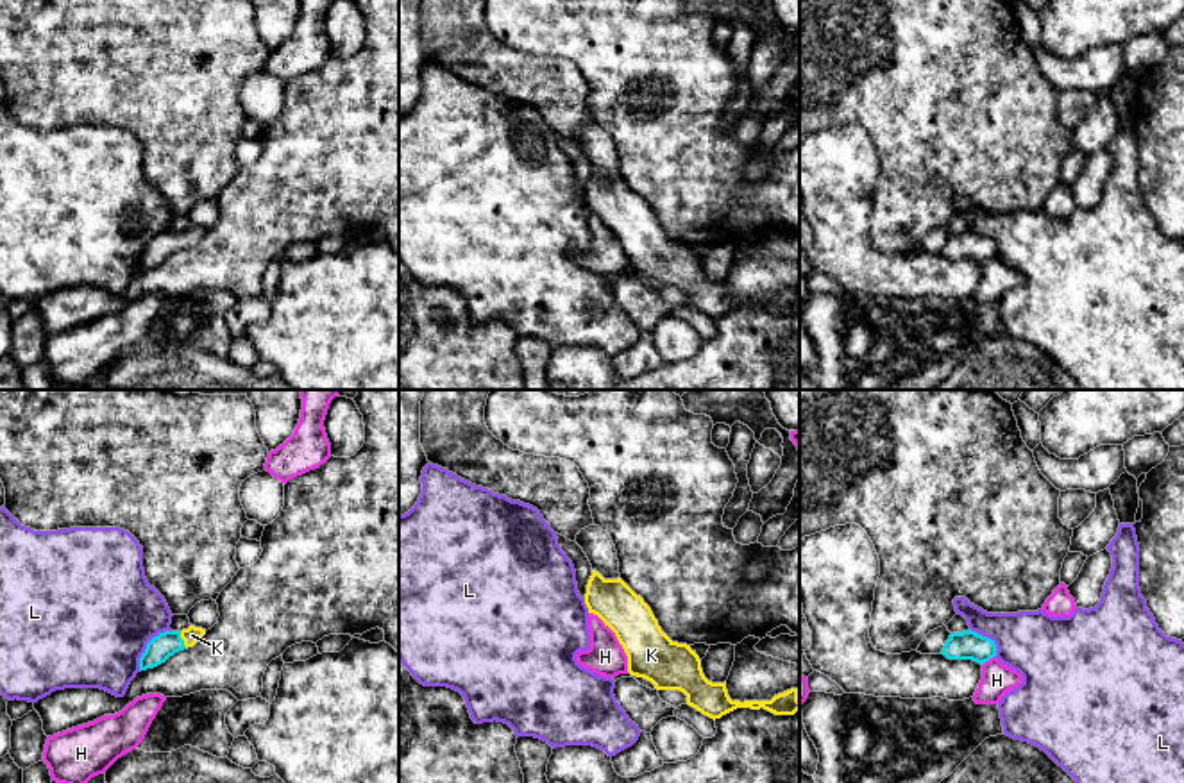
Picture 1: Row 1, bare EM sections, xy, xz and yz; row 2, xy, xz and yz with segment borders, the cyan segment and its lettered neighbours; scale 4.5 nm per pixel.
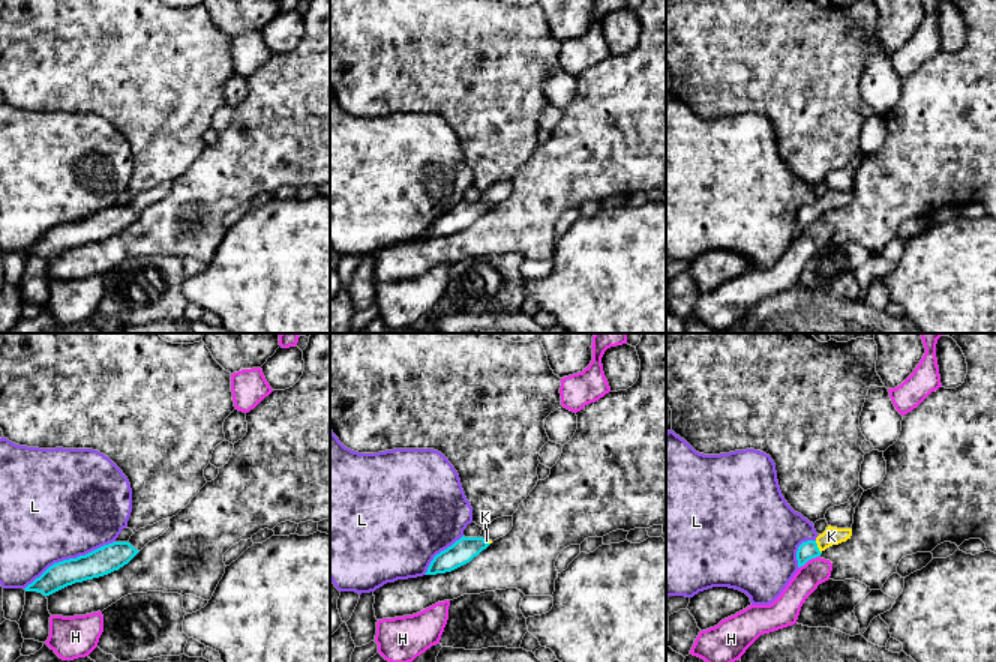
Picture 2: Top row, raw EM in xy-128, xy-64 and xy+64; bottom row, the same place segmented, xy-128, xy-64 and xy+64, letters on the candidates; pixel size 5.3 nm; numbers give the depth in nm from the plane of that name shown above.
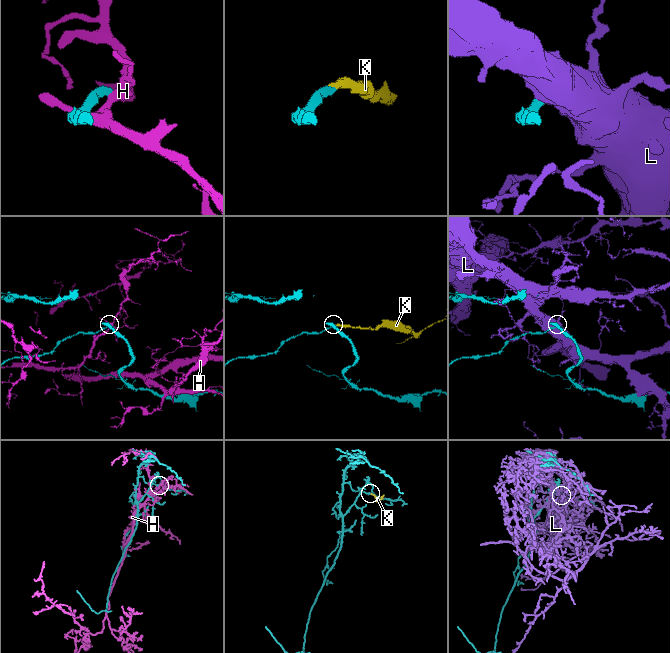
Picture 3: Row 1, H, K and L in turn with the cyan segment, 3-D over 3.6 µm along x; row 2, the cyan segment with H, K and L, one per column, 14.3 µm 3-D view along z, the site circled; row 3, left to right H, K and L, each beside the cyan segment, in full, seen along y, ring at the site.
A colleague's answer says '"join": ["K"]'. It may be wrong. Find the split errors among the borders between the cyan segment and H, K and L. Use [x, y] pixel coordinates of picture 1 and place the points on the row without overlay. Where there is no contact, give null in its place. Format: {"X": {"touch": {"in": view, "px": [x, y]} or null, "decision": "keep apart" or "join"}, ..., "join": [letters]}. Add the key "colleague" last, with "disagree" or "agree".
{"H": {"touch": {"in": "yz", "px": [988, 260]}, "decision": "keep apart"}, "K": {"touch": {"in": "xy", "px": [183, 240]}, "decision": "join"}, "L": {"touch": {"in": "xy", "px": [147, 245]}, "decision": "keep apart"}, "join": ["K"], "colleague": "agree"}

